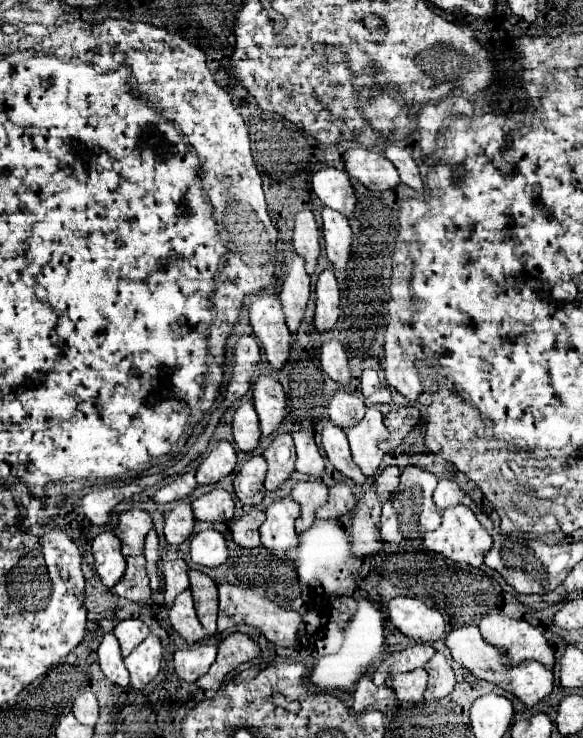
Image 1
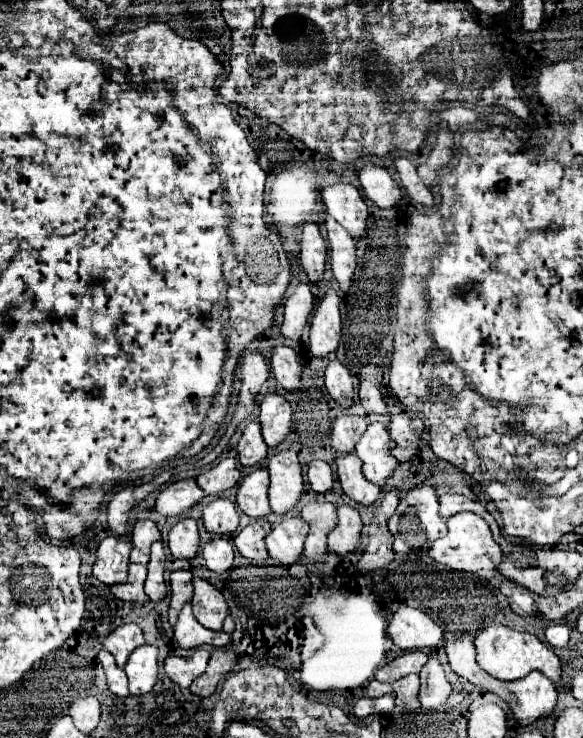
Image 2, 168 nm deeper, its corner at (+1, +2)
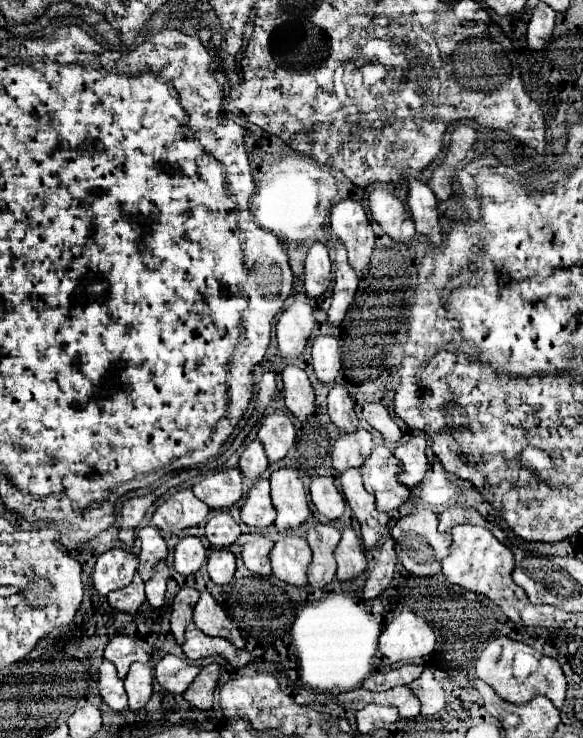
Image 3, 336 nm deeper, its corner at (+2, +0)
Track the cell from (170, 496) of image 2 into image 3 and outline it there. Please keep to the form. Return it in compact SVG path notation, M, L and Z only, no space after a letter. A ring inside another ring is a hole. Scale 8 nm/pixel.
M191 488L171 494L153 514L153 526L163 532L179 534L189 526L197 526L209 514L209 506L201 502Z

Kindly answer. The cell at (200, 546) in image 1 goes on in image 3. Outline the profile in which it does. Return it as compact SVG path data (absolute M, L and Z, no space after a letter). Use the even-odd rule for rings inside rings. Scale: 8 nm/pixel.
M227 548L211 552L207 560L207 572L215 584L227 584L231 582L235 574L235 556Z

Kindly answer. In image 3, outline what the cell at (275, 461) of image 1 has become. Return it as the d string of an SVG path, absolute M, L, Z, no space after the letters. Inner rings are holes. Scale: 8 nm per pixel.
M279 468L271 474L271 500L277 510L275 526L279 530L297 528L309 518L309 504L295 468Z

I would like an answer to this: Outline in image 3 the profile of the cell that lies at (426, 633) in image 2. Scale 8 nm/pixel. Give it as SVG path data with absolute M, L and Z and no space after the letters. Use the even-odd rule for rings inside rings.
M411 610L401 612L379 636L379 650L391 662L421 660L435 650L437 636L429 624Z

